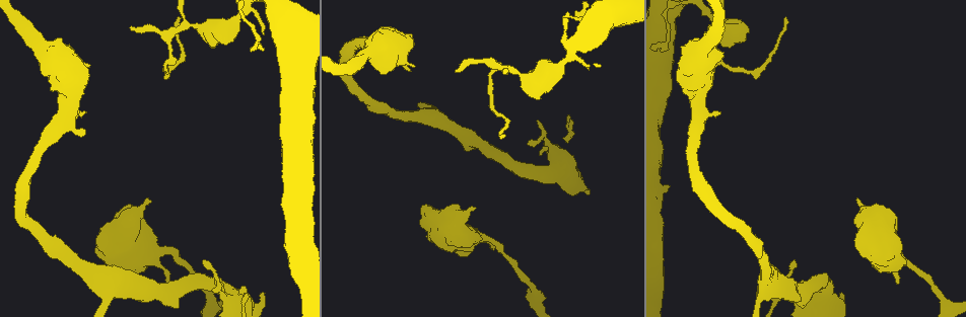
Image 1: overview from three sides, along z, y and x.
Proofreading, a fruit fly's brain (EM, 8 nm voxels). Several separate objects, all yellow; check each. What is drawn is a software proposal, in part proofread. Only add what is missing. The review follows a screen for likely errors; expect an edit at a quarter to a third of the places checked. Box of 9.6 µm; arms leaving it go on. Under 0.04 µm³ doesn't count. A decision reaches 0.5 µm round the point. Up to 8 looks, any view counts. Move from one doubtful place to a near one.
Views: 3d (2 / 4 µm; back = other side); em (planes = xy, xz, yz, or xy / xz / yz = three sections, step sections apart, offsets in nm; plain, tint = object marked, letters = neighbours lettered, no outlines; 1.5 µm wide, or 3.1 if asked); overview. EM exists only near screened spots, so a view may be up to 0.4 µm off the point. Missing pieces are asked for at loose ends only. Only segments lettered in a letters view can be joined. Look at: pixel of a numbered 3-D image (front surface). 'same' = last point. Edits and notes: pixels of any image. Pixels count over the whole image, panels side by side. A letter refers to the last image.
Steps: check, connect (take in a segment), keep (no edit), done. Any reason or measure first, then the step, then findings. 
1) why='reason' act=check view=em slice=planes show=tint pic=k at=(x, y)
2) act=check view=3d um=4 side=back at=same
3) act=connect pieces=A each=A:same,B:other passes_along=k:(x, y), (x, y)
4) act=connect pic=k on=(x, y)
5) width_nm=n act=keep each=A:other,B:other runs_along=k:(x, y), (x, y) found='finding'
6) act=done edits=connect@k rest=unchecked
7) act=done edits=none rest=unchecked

why='an open end' act=check view=em slice=planes show=plain pic=1 at=(882, 207)

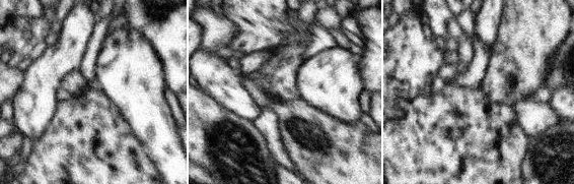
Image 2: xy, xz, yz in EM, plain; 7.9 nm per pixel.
why='see the neighbours' act=check view=em slice=planes show=letters at=same

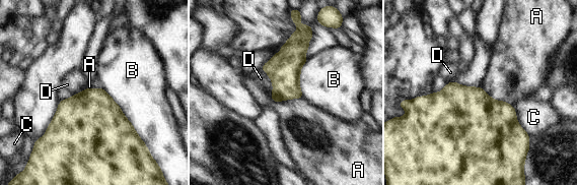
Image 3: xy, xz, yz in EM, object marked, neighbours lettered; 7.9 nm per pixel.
longest_contact=B:550nm act=keep each=A:other,B:other,C:other,D:other border=3:(481, 87), (493, 99), (513, 107) found='none of them fits'

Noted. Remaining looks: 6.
why='an open end' act=check view=em slice=planes show=letters pic=1 at=(165, 280)

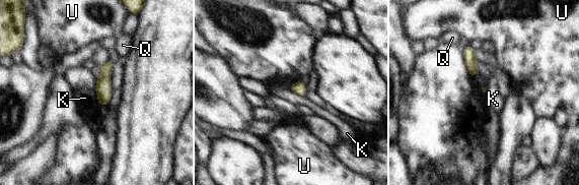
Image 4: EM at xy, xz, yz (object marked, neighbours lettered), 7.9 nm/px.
longest_contact=K:140nm act=keep each=K:other,Q:other,U:other border=4:(289, 88), (295, 94), (304, 97) found='no lettered segment goes on from it'

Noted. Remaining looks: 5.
why='an open end' act=check view=3d um=4 pic=1 at=(132, 29)

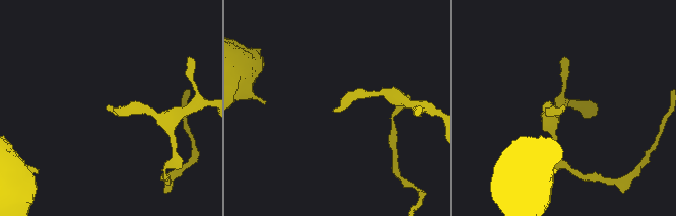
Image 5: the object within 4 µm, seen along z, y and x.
act=check view=em slice=planes show=plain pic=5 at=(564, 107)

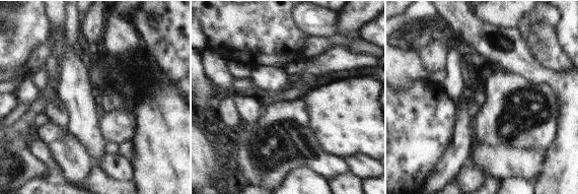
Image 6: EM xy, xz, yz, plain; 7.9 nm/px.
act=check view=em slice=planes show=letters at=same

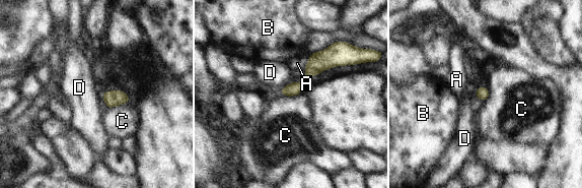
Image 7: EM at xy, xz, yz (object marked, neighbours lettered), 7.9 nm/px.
longest_contact=C:180nm act=keep each=A:other,B:other,C:other,D:other runs_along=7:(343, 61), (320, 61), (299, 84), (283, 91) found='none of them fits'

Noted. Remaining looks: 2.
act=done edits=none rest=unchecked

